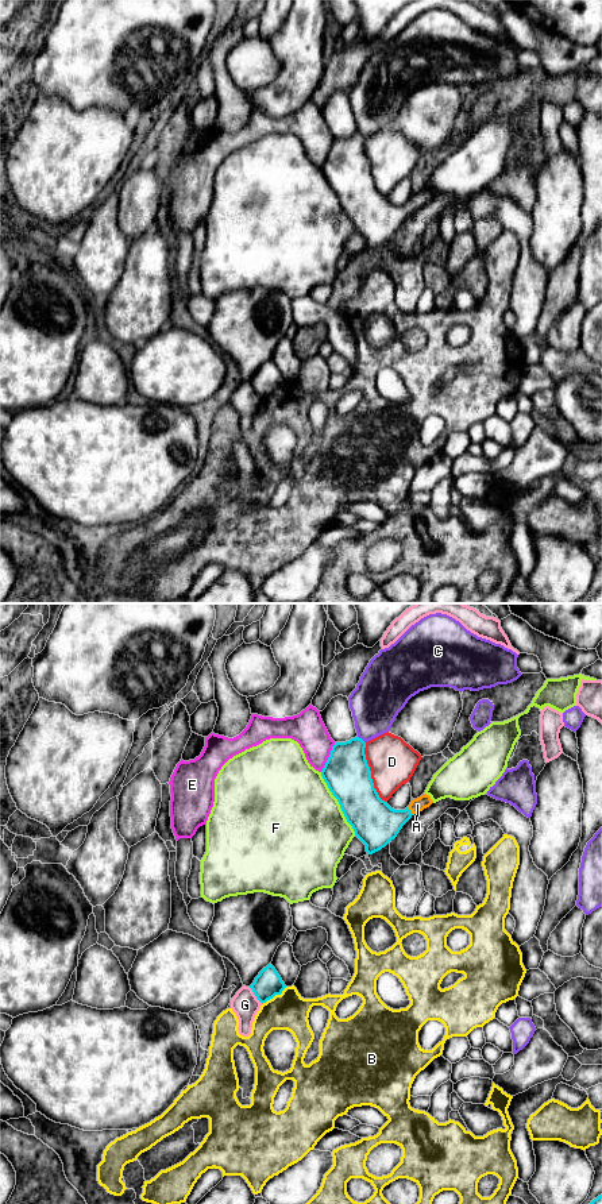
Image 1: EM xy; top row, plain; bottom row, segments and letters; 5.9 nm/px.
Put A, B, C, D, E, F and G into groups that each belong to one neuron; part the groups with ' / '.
A / B / C / D / E / F / G

